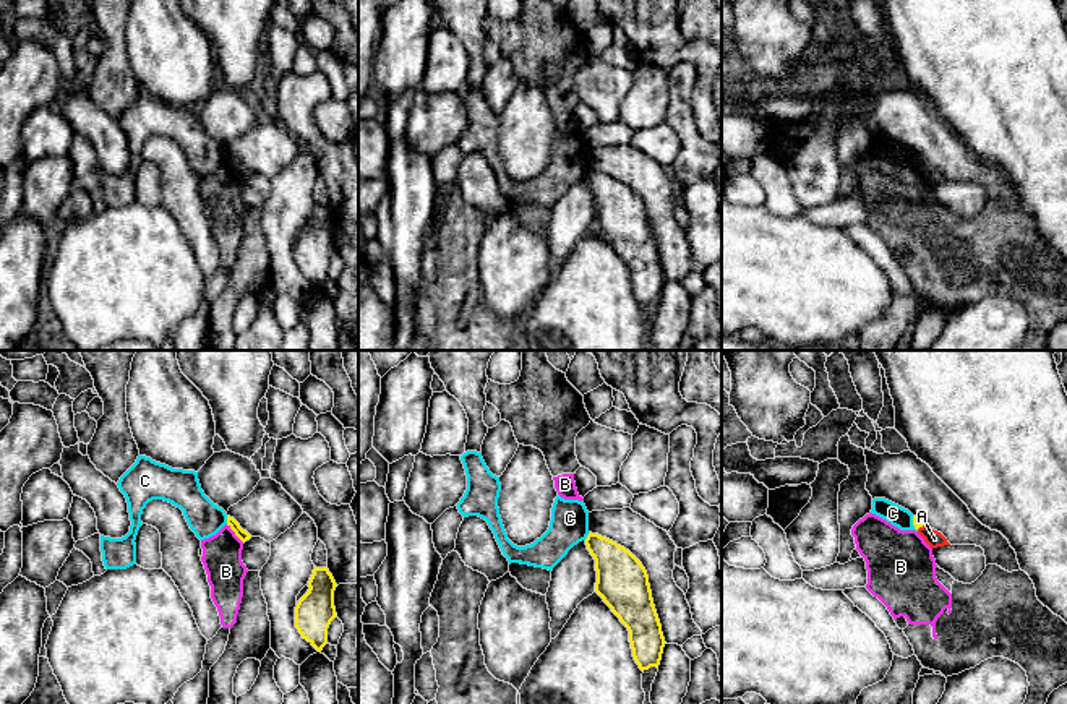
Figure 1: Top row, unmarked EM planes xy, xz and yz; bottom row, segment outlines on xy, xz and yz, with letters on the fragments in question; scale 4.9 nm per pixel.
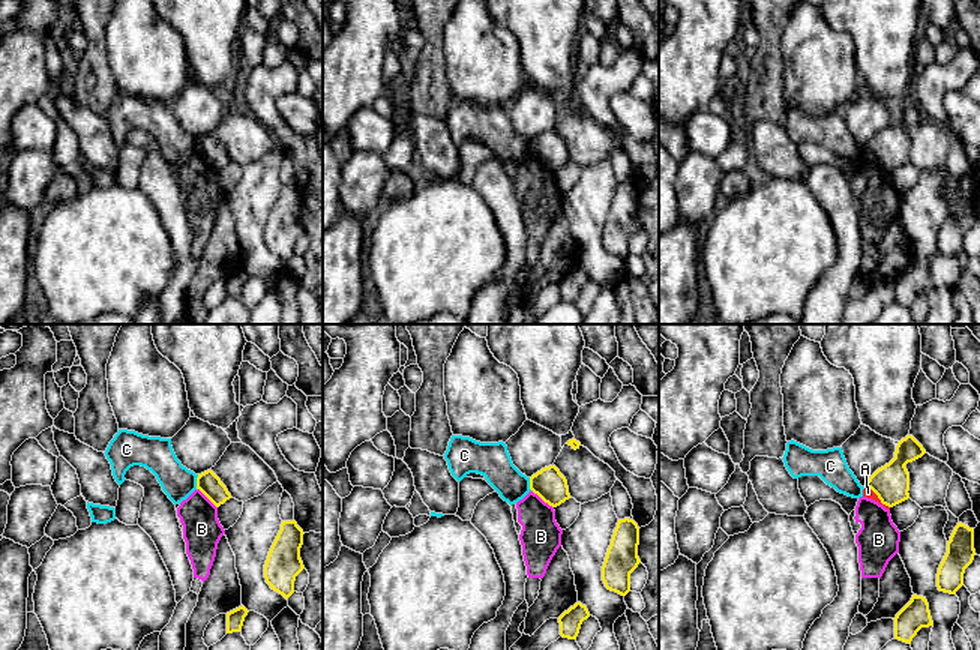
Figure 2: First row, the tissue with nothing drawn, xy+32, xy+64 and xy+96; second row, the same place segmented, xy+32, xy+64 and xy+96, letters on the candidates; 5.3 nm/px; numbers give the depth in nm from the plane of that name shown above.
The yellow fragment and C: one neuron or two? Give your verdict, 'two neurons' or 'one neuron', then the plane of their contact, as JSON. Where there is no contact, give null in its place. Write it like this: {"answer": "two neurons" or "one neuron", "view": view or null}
{"answer": "two neurons", "view": "xy"}

